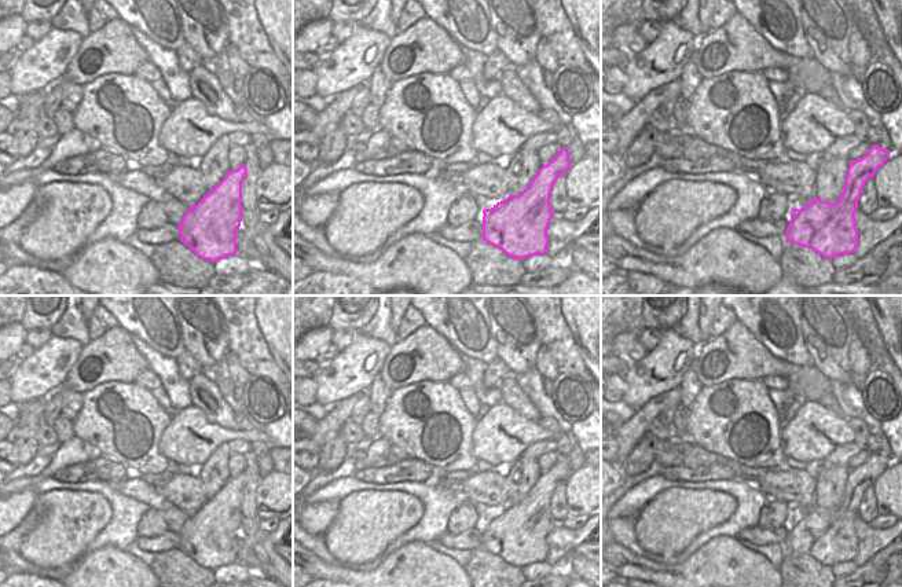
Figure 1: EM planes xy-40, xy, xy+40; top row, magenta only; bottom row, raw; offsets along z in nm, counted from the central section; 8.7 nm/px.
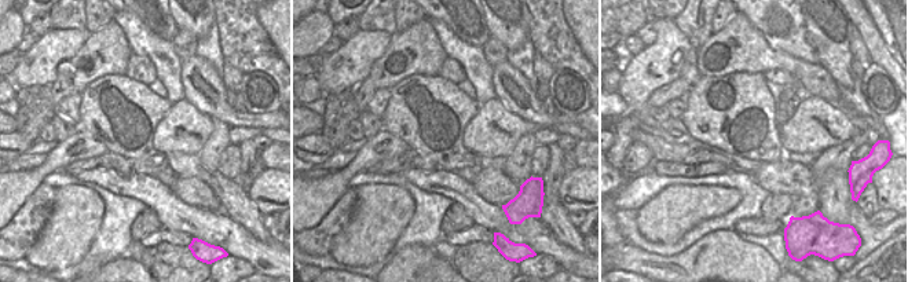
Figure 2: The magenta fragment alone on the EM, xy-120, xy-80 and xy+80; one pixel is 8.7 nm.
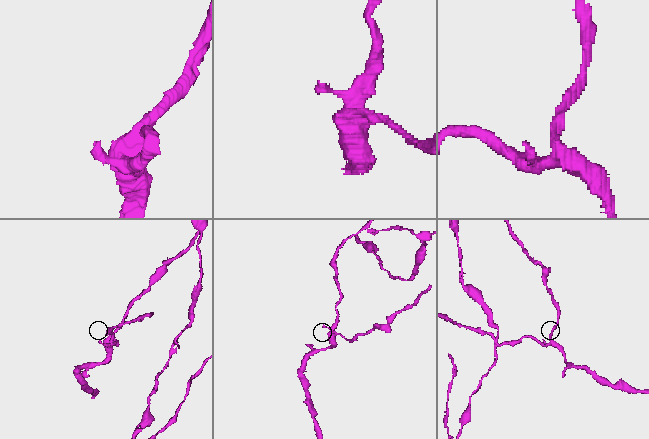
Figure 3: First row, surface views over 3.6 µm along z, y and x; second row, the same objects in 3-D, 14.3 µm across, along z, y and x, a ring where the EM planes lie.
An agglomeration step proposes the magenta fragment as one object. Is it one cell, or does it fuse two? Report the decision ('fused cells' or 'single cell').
fused cells

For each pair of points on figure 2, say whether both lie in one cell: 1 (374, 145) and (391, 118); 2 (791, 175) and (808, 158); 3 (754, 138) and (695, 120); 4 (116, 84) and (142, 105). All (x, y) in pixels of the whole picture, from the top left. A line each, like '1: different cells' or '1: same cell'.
1: different cells
2: different cells
3: same cell
4: same cell

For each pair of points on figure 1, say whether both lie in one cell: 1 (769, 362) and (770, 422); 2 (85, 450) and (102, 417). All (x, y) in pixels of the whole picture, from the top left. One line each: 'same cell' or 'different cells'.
1: different cells
2: different cells

